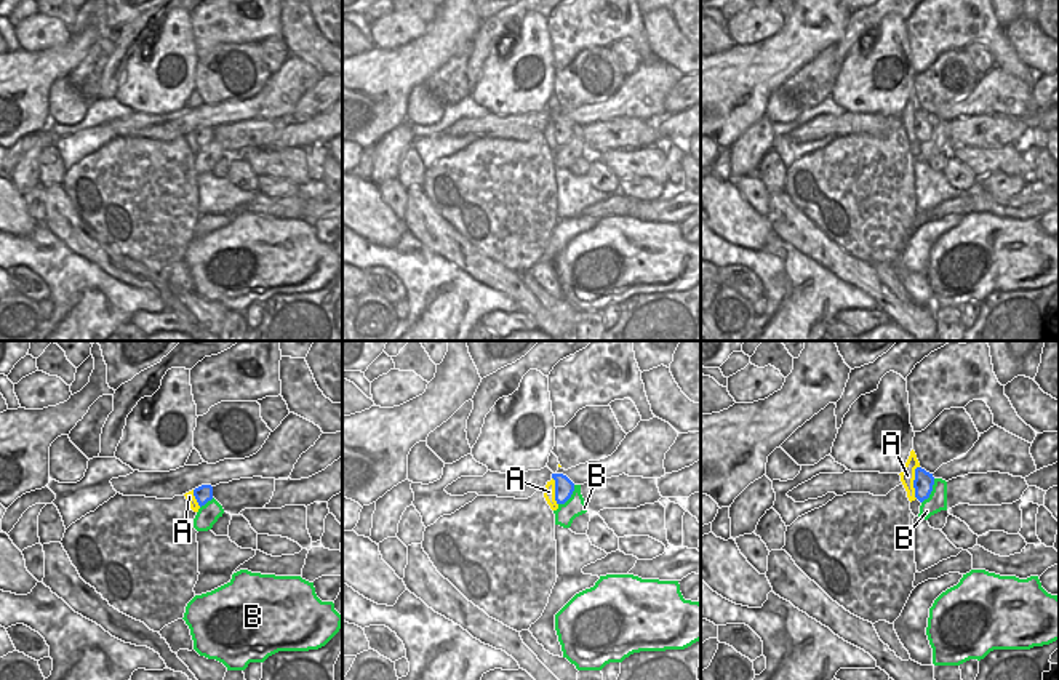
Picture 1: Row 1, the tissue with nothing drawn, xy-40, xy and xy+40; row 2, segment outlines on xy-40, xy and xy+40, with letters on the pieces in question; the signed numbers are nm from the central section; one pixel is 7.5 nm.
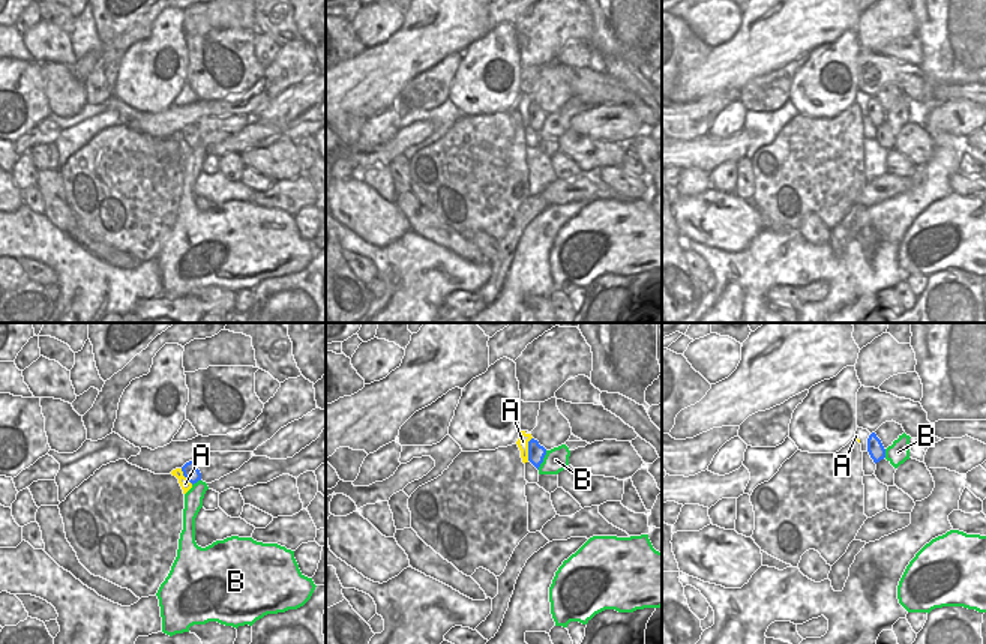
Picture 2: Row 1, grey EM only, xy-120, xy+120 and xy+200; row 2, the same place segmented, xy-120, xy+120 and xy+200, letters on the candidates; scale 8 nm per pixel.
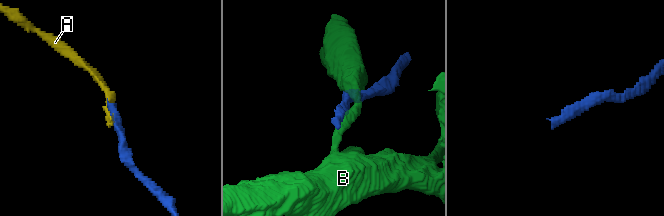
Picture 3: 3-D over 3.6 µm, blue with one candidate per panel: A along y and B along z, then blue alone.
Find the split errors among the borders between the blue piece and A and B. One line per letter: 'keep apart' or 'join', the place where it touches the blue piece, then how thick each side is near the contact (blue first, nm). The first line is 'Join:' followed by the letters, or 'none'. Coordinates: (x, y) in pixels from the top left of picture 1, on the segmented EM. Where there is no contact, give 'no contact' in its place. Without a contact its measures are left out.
Join: A
A: join; meets blue in xy+40 at (914, 482); 150 nm thick on the blue side, 120 nm on the other
B: keep apart; meets blue in xy+40 at (931, 490); 150 nm thick on the blue side, 140 nm on the other

